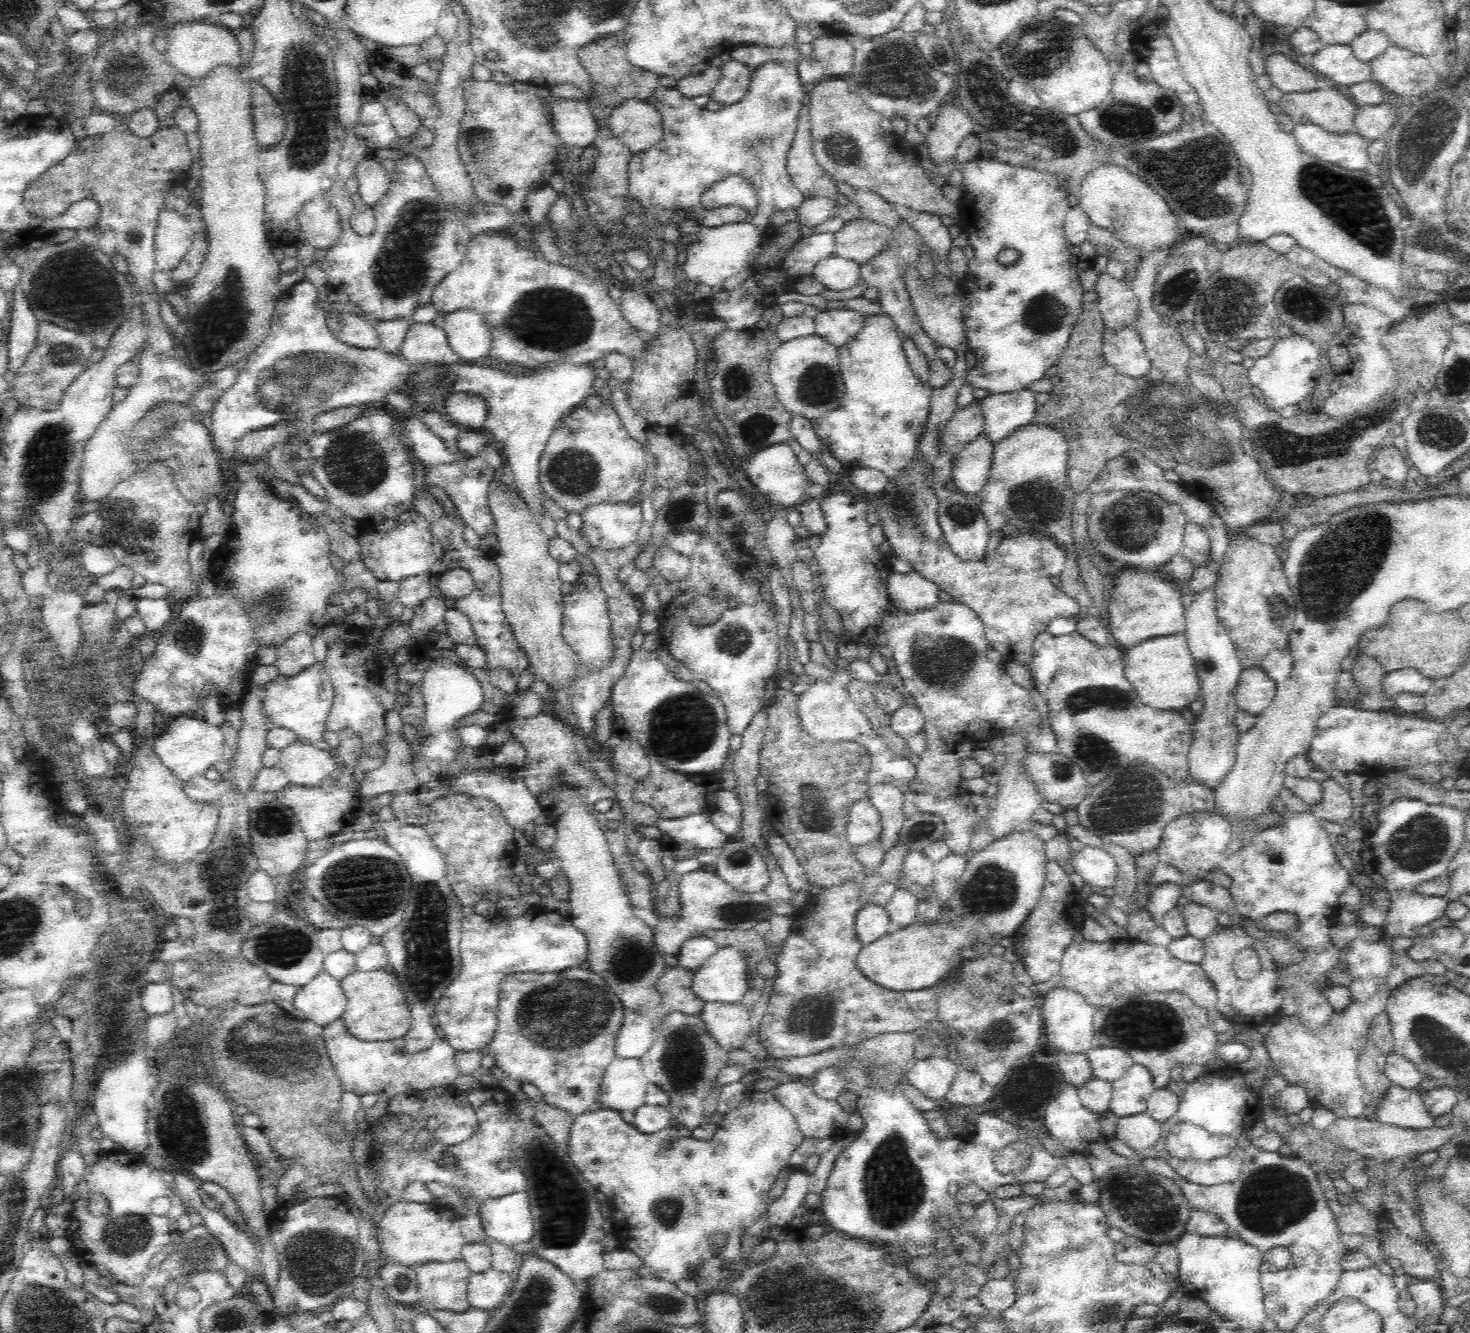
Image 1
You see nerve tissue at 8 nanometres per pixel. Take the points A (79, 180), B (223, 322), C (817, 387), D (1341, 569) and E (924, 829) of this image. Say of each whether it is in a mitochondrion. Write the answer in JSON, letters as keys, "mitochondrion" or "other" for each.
{"A":"other","B":"mitochondrion","C":"mitochondrion","D":"mitochondrion","E":"mitochondrion"}

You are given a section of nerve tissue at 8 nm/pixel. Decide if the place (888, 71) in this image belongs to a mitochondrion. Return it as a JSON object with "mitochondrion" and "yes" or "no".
{"mitochondrion":"yes"}

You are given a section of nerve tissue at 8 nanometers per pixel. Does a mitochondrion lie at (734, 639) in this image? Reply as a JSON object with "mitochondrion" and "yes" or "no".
{"mitochondrion":"yes"}

